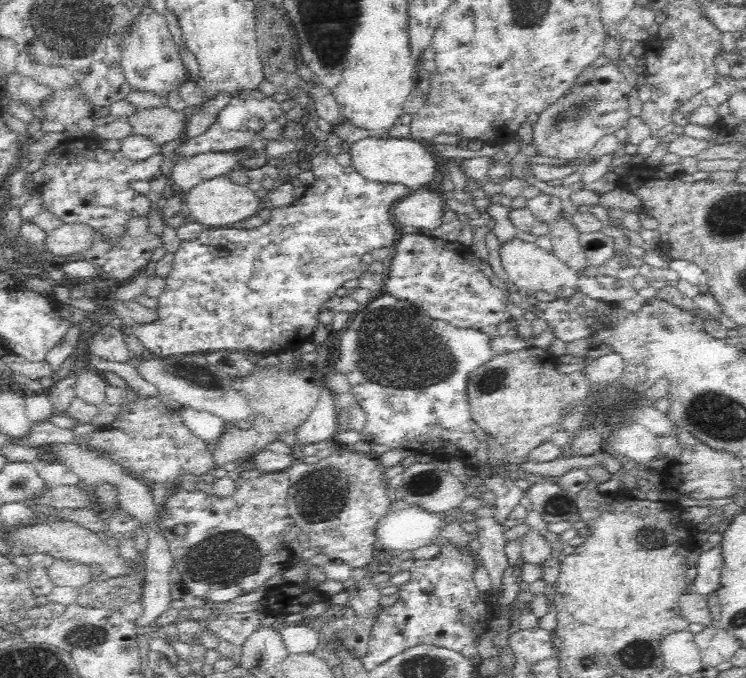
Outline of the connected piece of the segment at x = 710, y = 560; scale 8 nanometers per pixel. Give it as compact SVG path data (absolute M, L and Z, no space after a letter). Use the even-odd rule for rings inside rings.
M720 543L706 552L701 551L697 577L692 584L689 584L688 591L701 595L716 591L721 586L721 572L725 564L724 556L724 547Z

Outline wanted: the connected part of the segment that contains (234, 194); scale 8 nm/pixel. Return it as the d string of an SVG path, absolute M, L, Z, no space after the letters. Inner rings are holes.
M218 177L205 180L190 188L185 196L185 203L189 210L189 217L206 228L230 228L239 226L251 216L257 215L260 210L261 200L256 197L254 191L245 186L238 186L228 180L228 177Z

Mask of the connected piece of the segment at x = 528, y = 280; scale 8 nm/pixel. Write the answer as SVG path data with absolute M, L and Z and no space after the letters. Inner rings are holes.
M514 238L501 245L501 264L508 274L510 287L514 291L522 289L528 294L543 294L548 298L571 299L580 294L578 276L568 268L567 264L561 263L553 251L546 252L534 245Z

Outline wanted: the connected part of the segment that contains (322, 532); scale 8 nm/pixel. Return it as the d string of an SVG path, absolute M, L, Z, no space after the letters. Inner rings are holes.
M348 451L332 453L316 463L303 463L300 459L287 470L290 478L290 494L288 496L289 516L295 521L295 526L301 533L308 536L311 553L324 553L332 562L344 562L354 570L370 567L374 562L376 530L380 520L388 513L391 501L387 498L387 483L384 467L377 457L361 452Z

